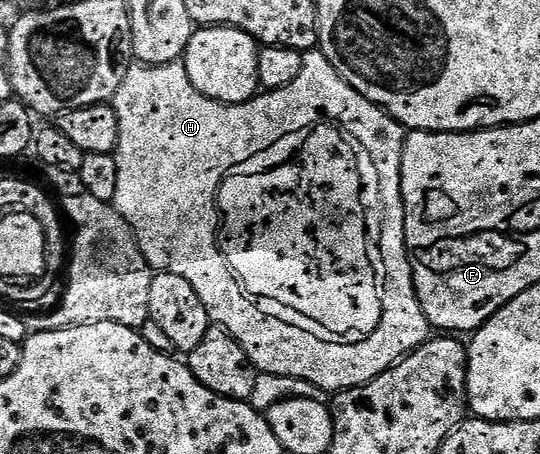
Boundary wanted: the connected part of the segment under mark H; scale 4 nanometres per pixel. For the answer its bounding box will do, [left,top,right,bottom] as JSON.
[113,52,433,395]

